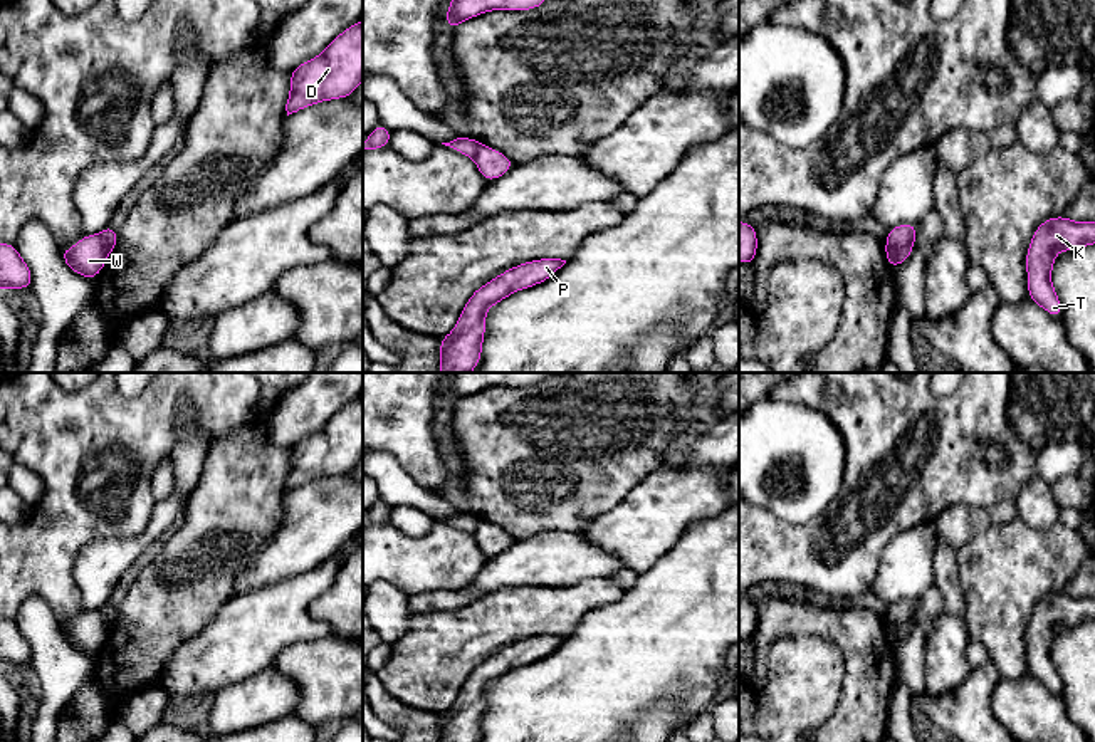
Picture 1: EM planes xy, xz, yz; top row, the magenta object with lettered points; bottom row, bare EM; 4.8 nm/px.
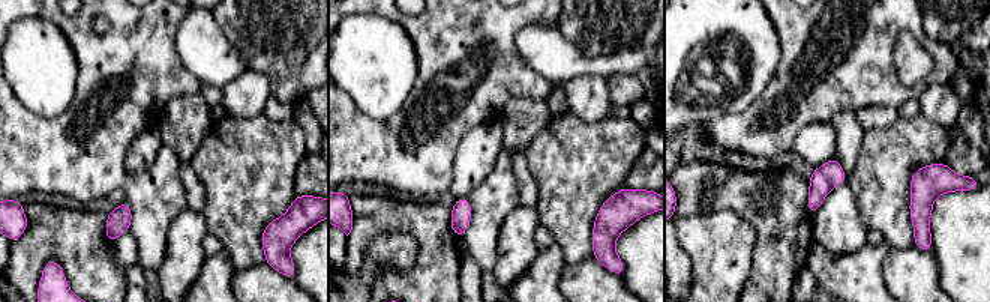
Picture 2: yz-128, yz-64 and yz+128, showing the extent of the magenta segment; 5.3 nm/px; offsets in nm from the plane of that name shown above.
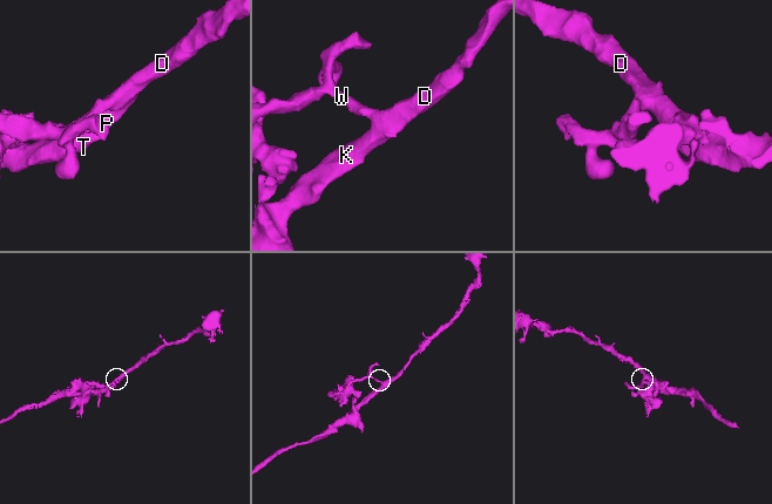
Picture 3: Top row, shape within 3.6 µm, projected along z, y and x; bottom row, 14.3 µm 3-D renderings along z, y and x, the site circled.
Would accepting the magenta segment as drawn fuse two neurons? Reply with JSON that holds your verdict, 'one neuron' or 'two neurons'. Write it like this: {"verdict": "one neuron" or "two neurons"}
{"verdict": "two neurons"}

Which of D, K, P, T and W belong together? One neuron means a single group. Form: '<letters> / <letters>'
D K P T / W

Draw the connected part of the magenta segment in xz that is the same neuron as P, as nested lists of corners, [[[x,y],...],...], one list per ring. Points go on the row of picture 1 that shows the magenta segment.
[[[561,259],[529,260],[479,287],[462,309],[455,329],[440,339],[438,373],[470,373],[480,363],[485,312],[511,294],[551,279],[564,264]]]

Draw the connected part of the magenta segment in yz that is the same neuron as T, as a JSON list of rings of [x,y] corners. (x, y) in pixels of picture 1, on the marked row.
[[[1051,217],[1036,227],[1028,252],[1028,297],[1048,314],[1061,319],[1063,307],[1051,285],[1051,269],[1058,250],[1078,250],[1095,245],[1095,222],[1073,222],[1066,217]]]

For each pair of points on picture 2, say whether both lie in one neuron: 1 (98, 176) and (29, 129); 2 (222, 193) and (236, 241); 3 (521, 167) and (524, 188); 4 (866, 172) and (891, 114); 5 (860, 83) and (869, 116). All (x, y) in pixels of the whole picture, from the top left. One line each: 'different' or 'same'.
1: same
2: same
3: same
4: different
5: different

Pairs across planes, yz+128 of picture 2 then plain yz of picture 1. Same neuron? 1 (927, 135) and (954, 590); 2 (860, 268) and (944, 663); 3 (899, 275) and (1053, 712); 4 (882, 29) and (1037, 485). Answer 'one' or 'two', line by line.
1: two
2: two
3: one
4: two

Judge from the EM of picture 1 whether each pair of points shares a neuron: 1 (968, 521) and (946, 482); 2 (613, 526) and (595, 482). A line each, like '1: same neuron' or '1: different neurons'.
1: different neurons
2: different neurons

